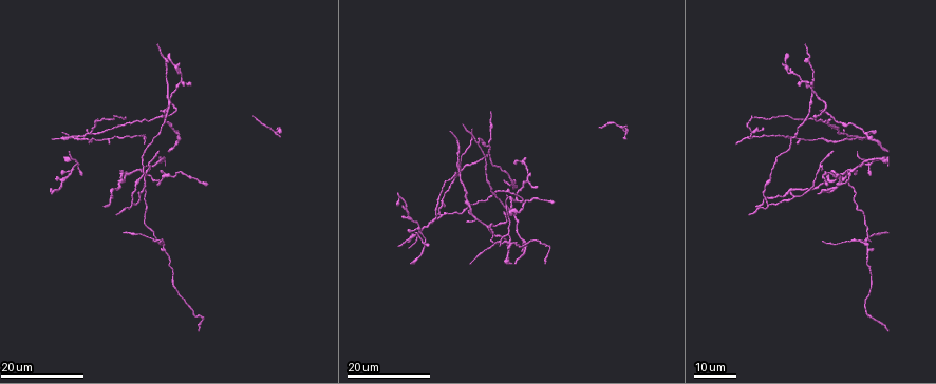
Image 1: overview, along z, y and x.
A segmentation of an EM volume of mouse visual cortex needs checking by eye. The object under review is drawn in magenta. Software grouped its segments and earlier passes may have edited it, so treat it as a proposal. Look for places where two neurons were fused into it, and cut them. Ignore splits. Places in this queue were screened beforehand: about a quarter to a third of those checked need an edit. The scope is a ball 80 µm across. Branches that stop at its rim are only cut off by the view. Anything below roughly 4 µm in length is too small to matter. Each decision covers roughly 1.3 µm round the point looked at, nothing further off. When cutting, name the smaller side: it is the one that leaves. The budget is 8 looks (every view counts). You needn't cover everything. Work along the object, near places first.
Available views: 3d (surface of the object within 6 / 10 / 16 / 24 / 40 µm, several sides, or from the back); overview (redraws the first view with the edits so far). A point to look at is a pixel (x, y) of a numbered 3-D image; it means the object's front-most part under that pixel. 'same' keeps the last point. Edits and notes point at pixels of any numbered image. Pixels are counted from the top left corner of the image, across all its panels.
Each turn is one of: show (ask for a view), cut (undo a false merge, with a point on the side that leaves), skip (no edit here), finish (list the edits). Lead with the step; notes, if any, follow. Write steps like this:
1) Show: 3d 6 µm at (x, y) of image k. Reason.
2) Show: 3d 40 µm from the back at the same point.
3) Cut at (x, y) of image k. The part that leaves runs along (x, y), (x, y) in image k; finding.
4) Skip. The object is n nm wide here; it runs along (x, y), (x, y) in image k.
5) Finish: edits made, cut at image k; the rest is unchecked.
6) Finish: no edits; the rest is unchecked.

Show: 3d 24 µm at (182, 79) of image 1. Three arms meet.

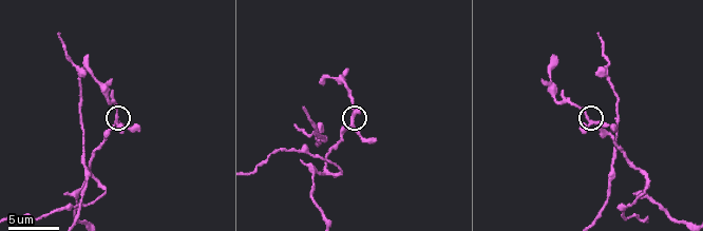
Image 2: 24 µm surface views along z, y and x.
Show: 3d 10 µm at (116, 117) of image 2. Closer look.

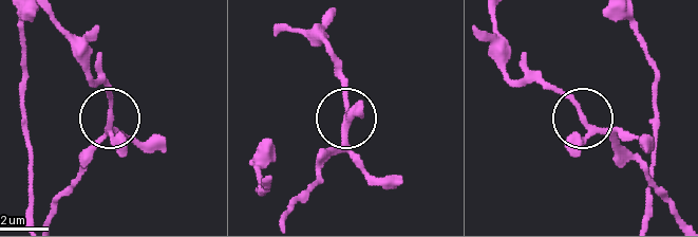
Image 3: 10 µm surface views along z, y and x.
Skip. The side arm is 10 µm long; it runs along (680, 215), (641, 166), (593, 129), (541, 77) in image 3; all the same neuron.

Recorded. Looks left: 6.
Show: 3d 24 µm at (869, 162) of image 1. Looks like a crossing.

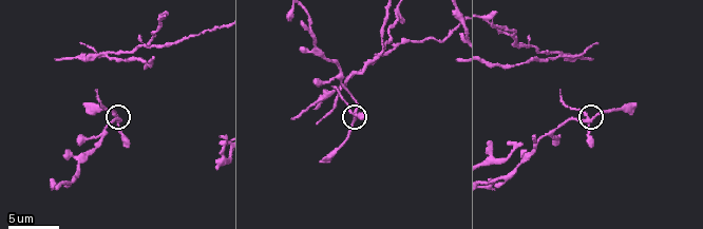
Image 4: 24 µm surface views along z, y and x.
Show: 3d 6 µm at (356, 112) of image 4. Zoom in.

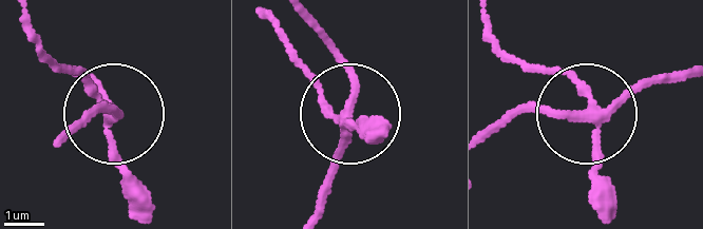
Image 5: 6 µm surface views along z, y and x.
Skip. The object is 240 nm wide here; continuous, no second neuron.

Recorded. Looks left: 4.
Show: 3d 6 µm at (526, 46) of image 4.

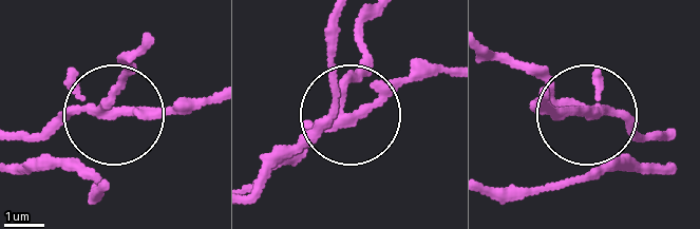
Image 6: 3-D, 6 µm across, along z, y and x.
Show: 3d 6 µm from the back at (586, 109) of image 6. From behind.

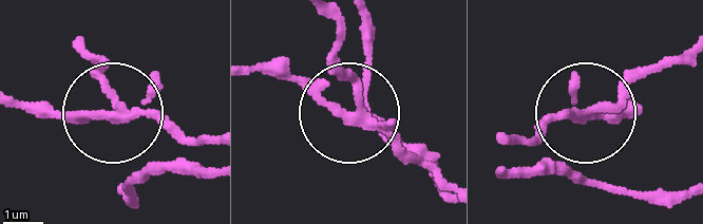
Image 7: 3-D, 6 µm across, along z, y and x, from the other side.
Cut at (133, 172) of image 7. Two neurons meet here.

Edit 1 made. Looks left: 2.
Show: 3d 16 µm at (888, 157) of image 1. Sudden change in width.

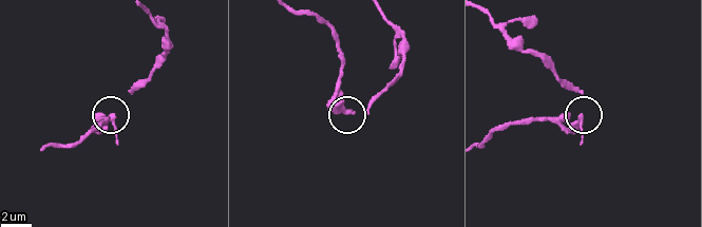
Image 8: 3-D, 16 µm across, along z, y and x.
Show: 3d 6 µm at (583, 115) of image 8. Zoom in.

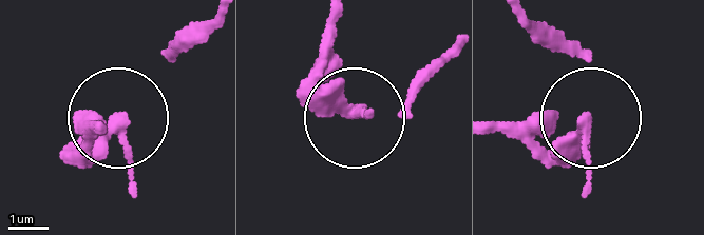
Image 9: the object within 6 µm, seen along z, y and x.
Skip. It runs along (204, 24), (93, 135) in image 9; continuous, no second neuron.

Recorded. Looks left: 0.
Finish: edits made, cut at image 7; the rest is unchecked.

